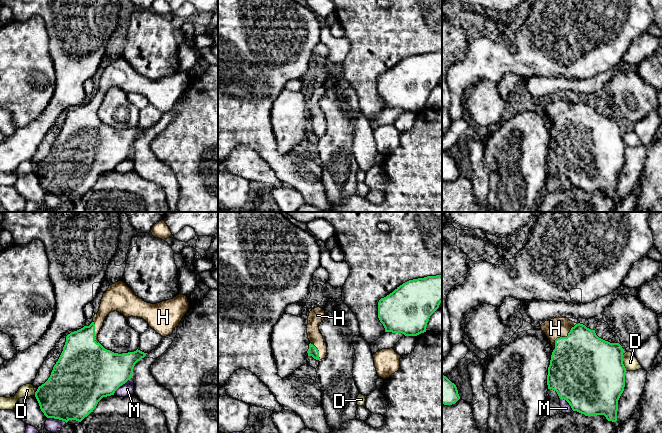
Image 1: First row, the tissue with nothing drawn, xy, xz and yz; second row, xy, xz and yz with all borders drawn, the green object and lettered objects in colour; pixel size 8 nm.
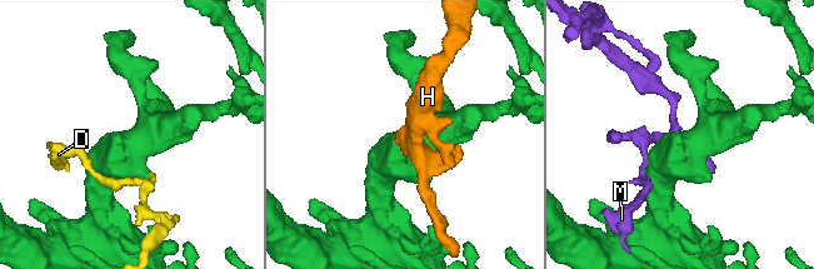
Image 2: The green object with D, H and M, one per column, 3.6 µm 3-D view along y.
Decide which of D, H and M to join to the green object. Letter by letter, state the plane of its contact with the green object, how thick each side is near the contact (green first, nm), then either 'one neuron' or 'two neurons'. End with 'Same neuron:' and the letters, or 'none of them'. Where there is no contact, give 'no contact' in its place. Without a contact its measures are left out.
D: yz | 500/120 nm | two neurons
H: yz | 480/160 nm | one neuron
M: xy | 420/110 nm | two neurons
Same neuron: H

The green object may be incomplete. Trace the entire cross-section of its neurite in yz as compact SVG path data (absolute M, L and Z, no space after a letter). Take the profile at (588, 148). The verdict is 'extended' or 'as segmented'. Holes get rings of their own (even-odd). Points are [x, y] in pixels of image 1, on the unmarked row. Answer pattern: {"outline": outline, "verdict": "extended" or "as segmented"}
{"outline": "M554 94L541 100L553 123L548 143L548 165L557 168L573 187L585 192L604 191L608 197L617 197L618 176L624 167L626 144L623 140L623 124L599 114L595 106L570 97Z", "verdict": "extended"}

